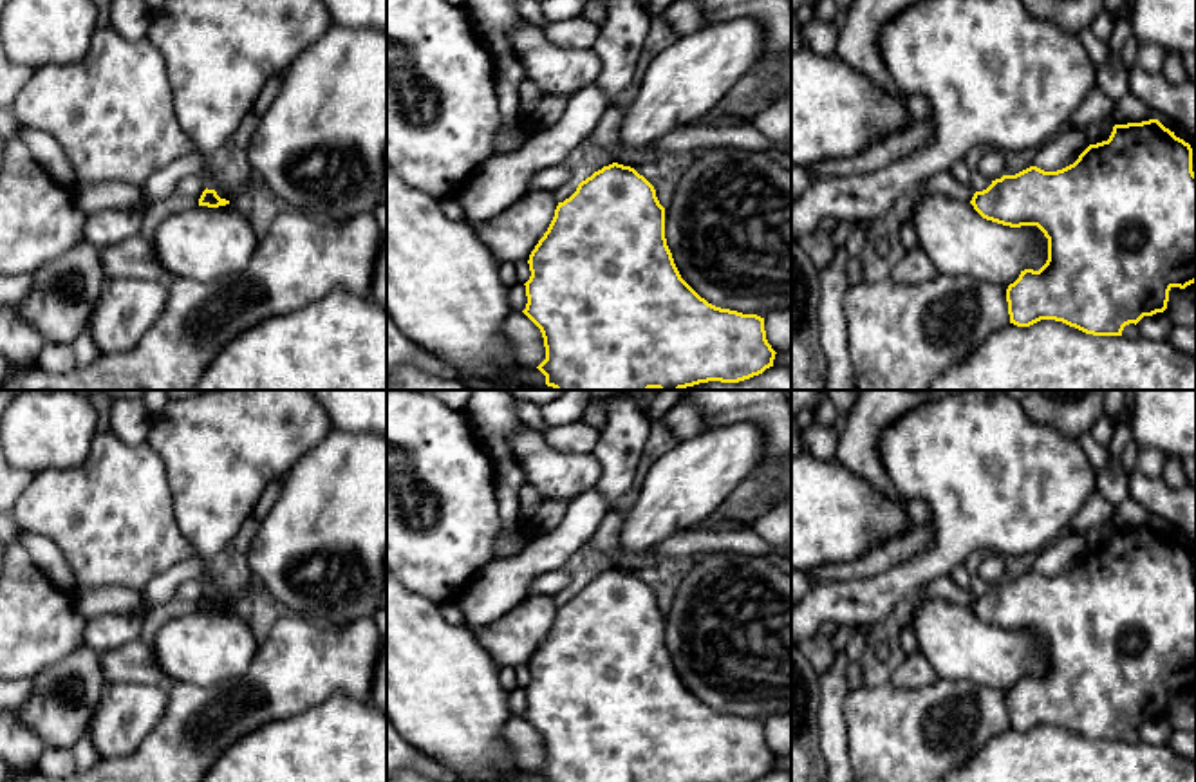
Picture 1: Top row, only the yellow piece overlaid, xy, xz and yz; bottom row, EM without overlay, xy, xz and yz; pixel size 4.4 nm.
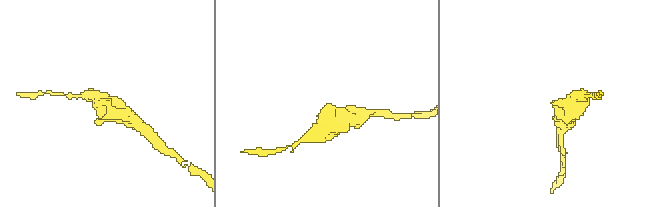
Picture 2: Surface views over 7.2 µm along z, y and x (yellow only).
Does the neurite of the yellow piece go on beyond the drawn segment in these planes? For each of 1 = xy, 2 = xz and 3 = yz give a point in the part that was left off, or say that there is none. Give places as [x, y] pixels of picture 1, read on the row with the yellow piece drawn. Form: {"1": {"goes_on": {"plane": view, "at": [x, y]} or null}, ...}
{"1": {"goes_on": null}, "2": {"goes_on": null}, "3": {"goes_on": null}}

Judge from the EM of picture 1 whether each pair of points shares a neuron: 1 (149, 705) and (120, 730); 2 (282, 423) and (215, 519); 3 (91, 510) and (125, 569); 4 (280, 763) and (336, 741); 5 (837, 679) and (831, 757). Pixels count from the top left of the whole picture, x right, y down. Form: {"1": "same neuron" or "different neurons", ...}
{"1": "same neuron", "2": "same neuron", "3": "same neuron", "4": "same neuron", "5": "same neuron"}

